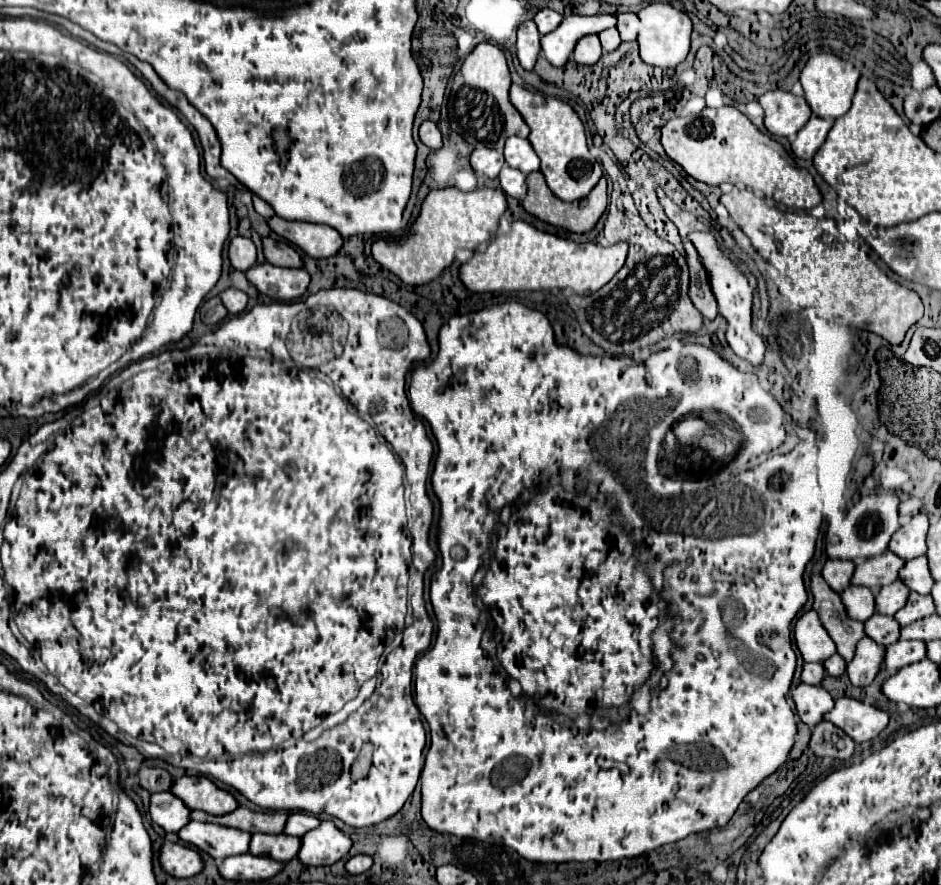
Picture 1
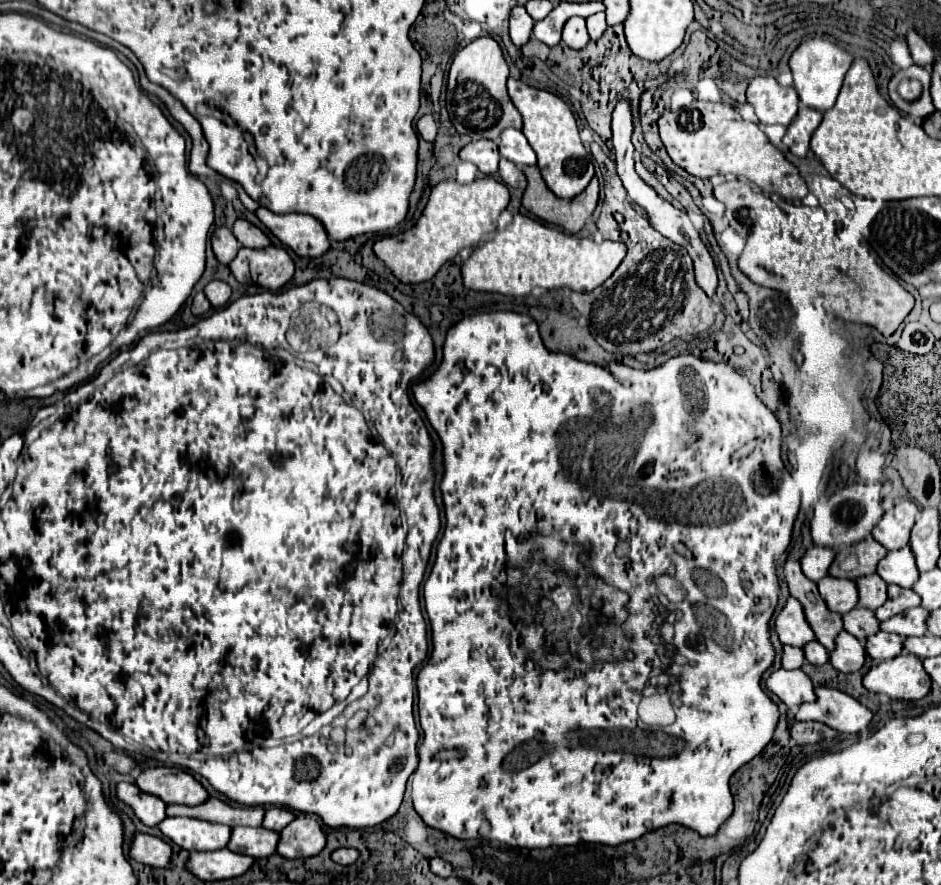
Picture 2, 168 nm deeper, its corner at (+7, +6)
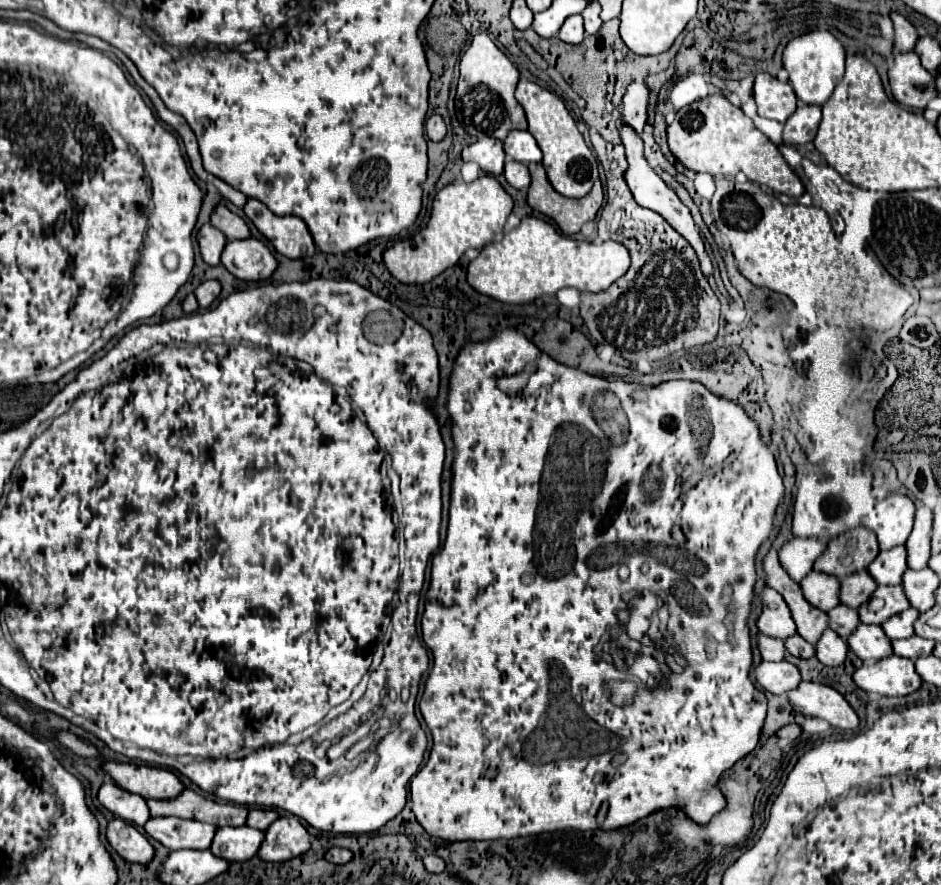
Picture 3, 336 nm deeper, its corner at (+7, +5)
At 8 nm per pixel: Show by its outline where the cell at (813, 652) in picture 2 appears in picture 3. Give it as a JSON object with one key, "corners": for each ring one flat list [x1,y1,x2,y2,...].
{"corners":[[790,635,786,641,784,641,784,647,790,655,794,657,802,657,802,659,810,659,814,657,814,647,808,643,808,641,802,641,802,637,798,635]]}

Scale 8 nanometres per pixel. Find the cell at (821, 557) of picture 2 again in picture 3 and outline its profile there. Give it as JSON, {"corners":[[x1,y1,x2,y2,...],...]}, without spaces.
{"corners":[[792,537,780,547,778,559,780,559,782,567,786,569,786,573,794,581,800,581,812,571,812,565,822,551,824,551,824,543,818,539]]}

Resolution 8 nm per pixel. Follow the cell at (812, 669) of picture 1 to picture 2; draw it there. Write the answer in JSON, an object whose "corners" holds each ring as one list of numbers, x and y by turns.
{"corners":[[784,646,784,652,782,652,782,666,786,670,796,670,796,668,802,668,804,664,804,652,802,648,794,648,794,646]]}

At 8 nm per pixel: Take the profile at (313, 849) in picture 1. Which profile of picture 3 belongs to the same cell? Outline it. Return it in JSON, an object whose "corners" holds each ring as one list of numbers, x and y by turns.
{"corners":[[284,815,278,817,278,821,270,825,270,829,266,829,258,857,262,861,282,863,306,853,308,849,310,833,304,829,302,821,294,815]]}

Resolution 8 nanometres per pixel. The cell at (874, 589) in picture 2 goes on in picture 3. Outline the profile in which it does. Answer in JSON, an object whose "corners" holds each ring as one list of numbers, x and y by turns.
{"corners":[[868,571,852,573,840,581,840,601,852,609,858,609,872,597,876,587,878,585]]}

